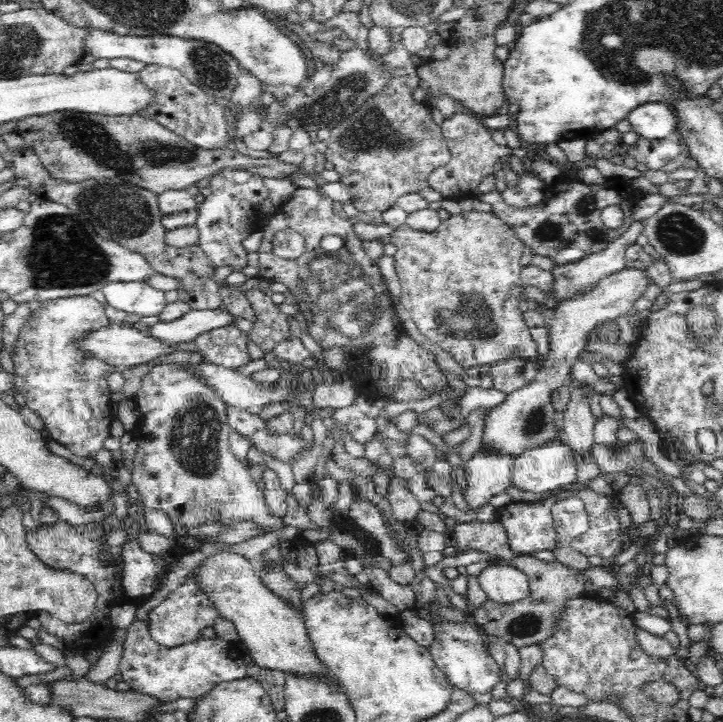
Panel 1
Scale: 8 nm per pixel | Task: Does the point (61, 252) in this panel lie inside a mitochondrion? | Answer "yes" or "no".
yes

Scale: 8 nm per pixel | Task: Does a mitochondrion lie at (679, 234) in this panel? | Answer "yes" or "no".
yes

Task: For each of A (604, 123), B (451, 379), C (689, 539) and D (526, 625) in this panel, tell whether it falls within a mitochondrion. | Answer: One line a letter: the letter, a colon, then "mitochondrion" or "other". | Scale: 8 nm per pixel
A: other
B: other
C: other
D: mitochondrion

